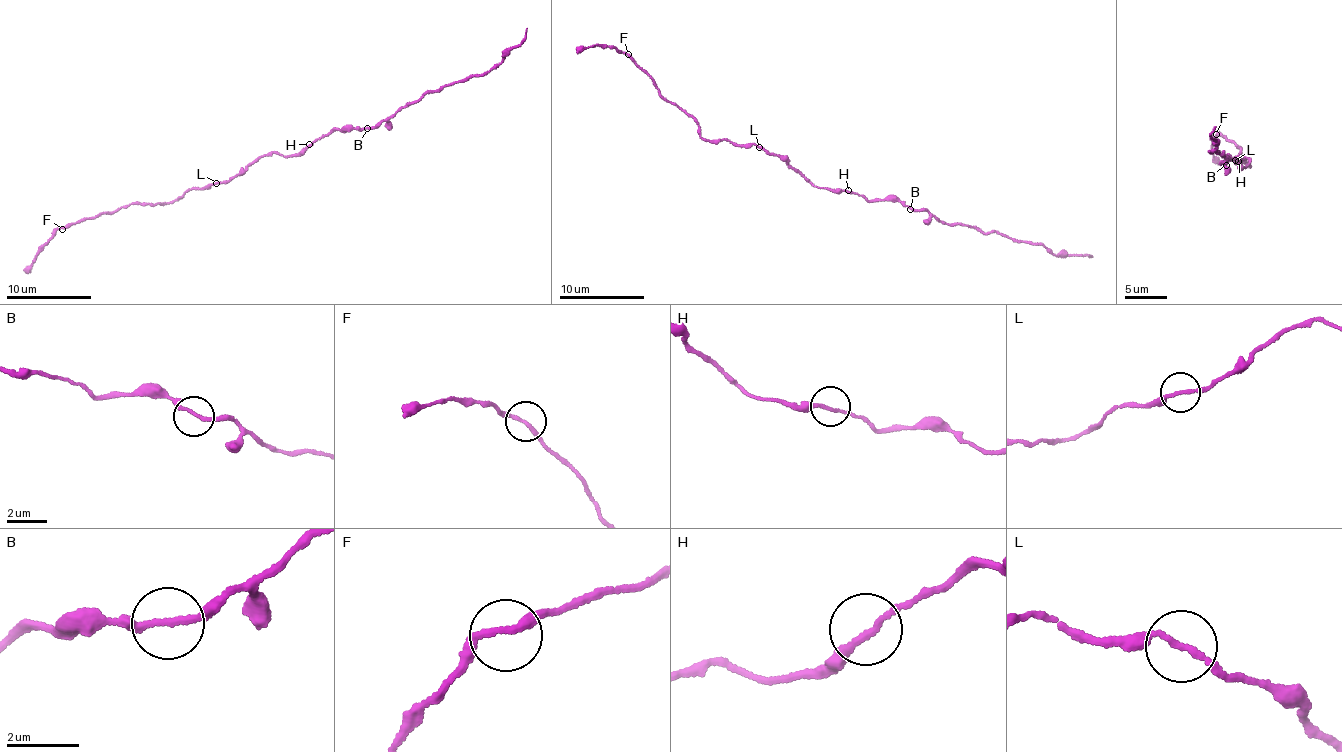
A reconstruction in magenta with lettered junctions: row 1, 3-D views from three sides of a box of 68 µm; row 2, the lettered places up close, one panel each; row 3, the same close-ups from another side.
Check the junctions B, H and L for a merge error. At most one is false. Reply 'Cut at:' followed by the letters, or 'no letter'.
Cut at: no letter

